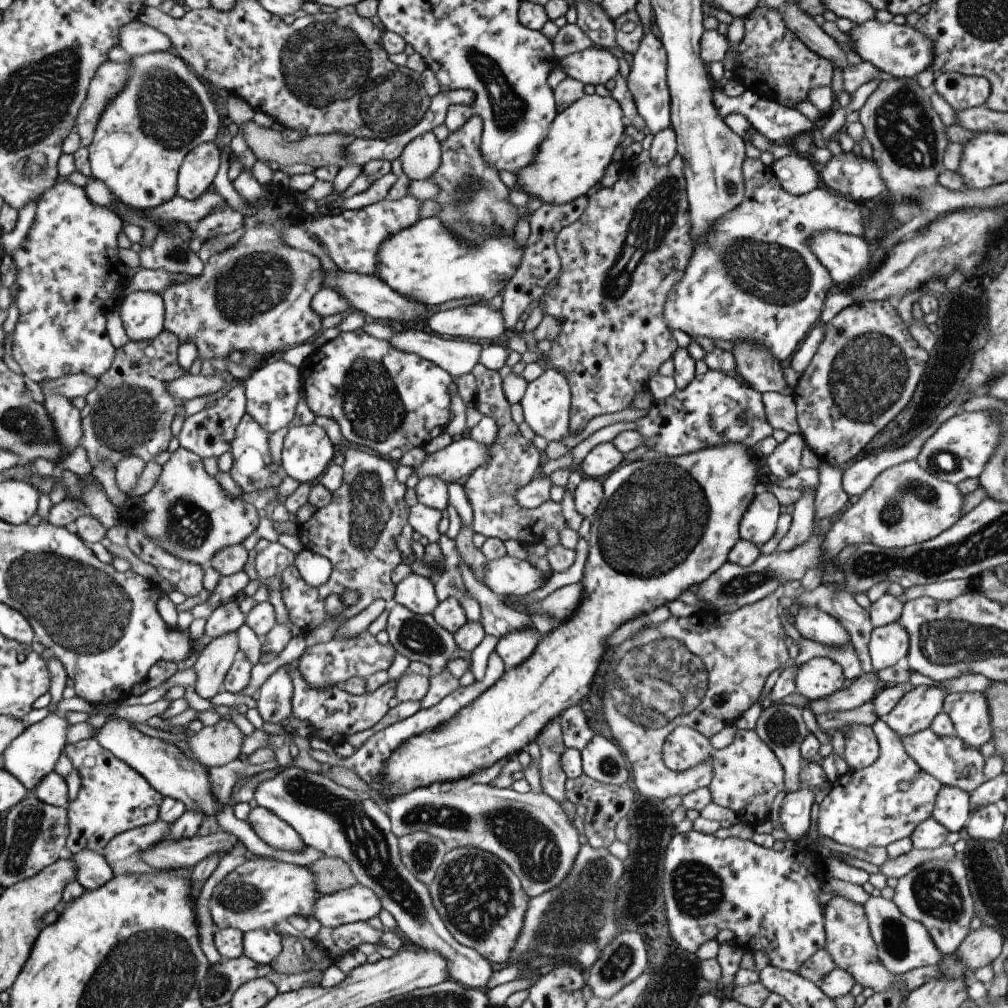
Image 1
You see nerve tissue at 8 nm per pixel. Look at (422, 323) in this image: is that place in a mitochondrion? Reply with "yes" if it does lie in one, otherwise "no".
no

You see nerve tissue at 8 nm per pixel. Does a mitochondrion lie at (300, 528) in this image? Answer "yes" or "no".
no

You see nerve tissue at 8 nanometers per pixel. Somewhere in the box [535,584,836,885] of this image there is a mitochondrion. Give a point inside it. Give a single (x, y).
(661, 679)

